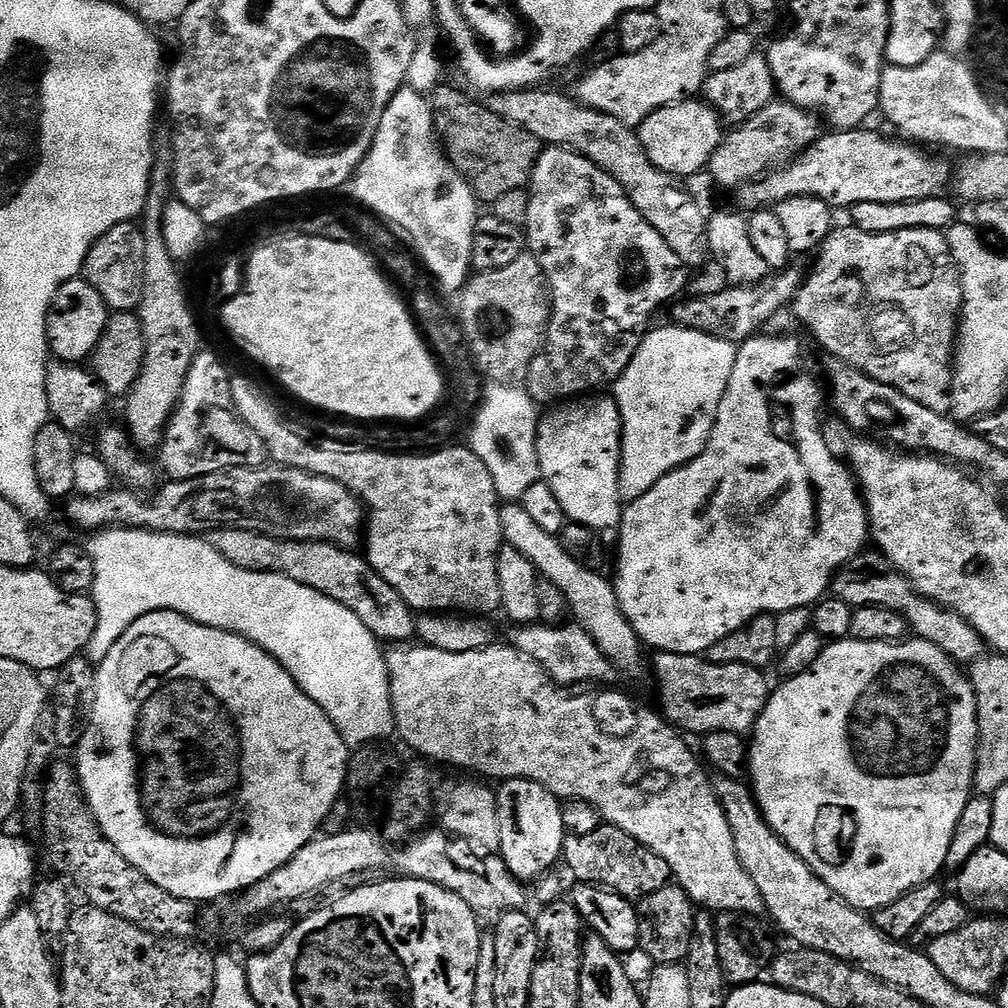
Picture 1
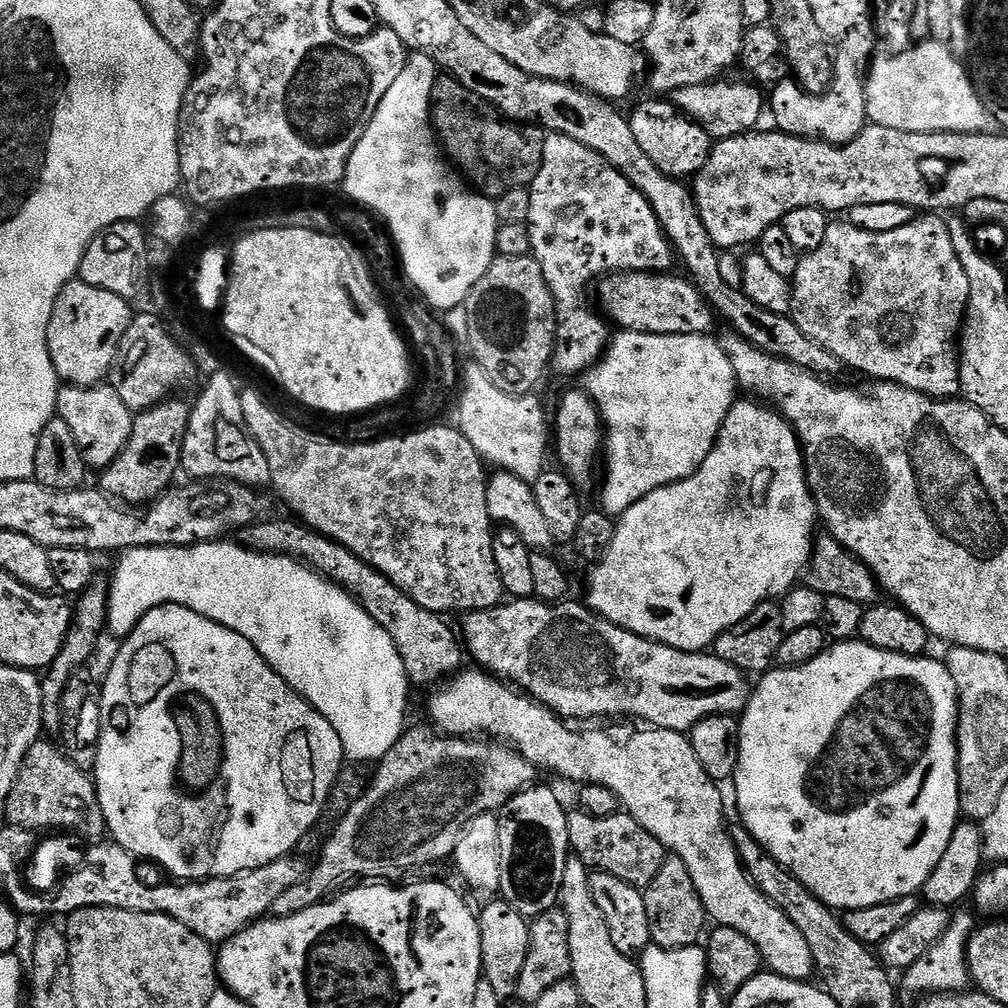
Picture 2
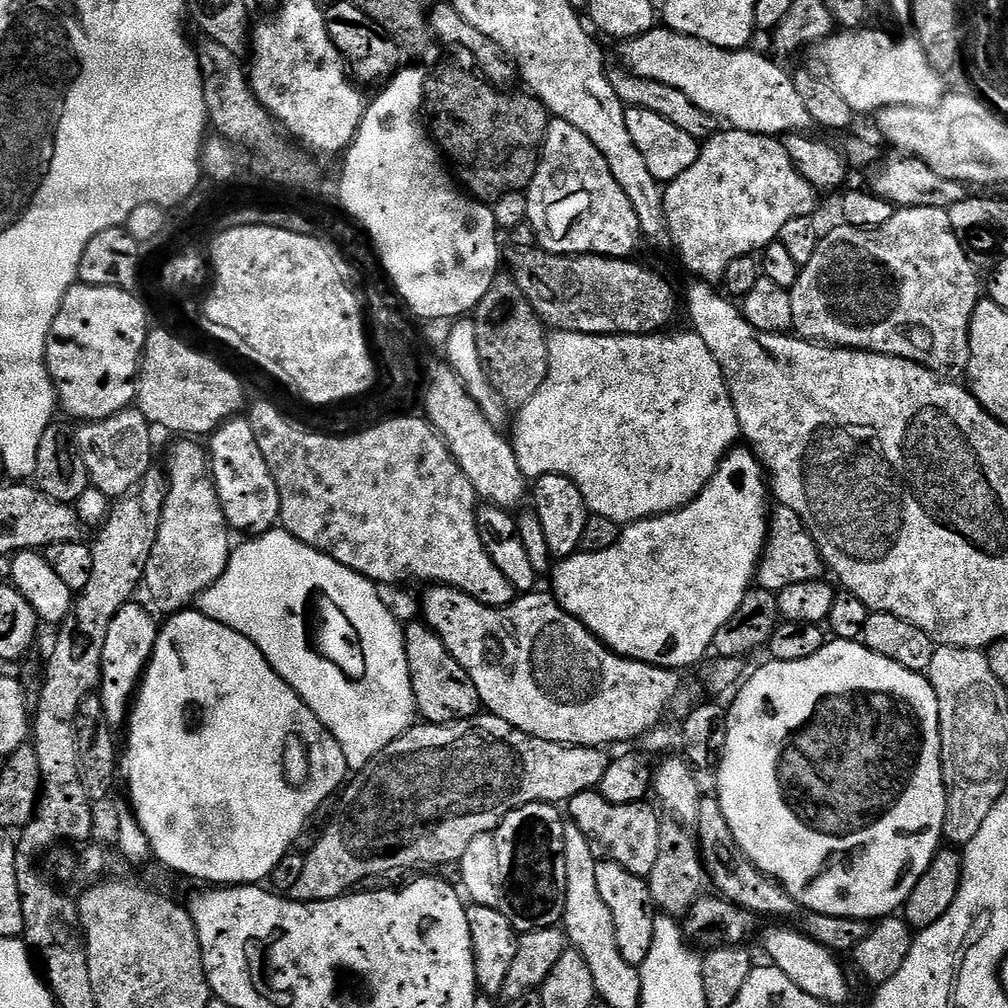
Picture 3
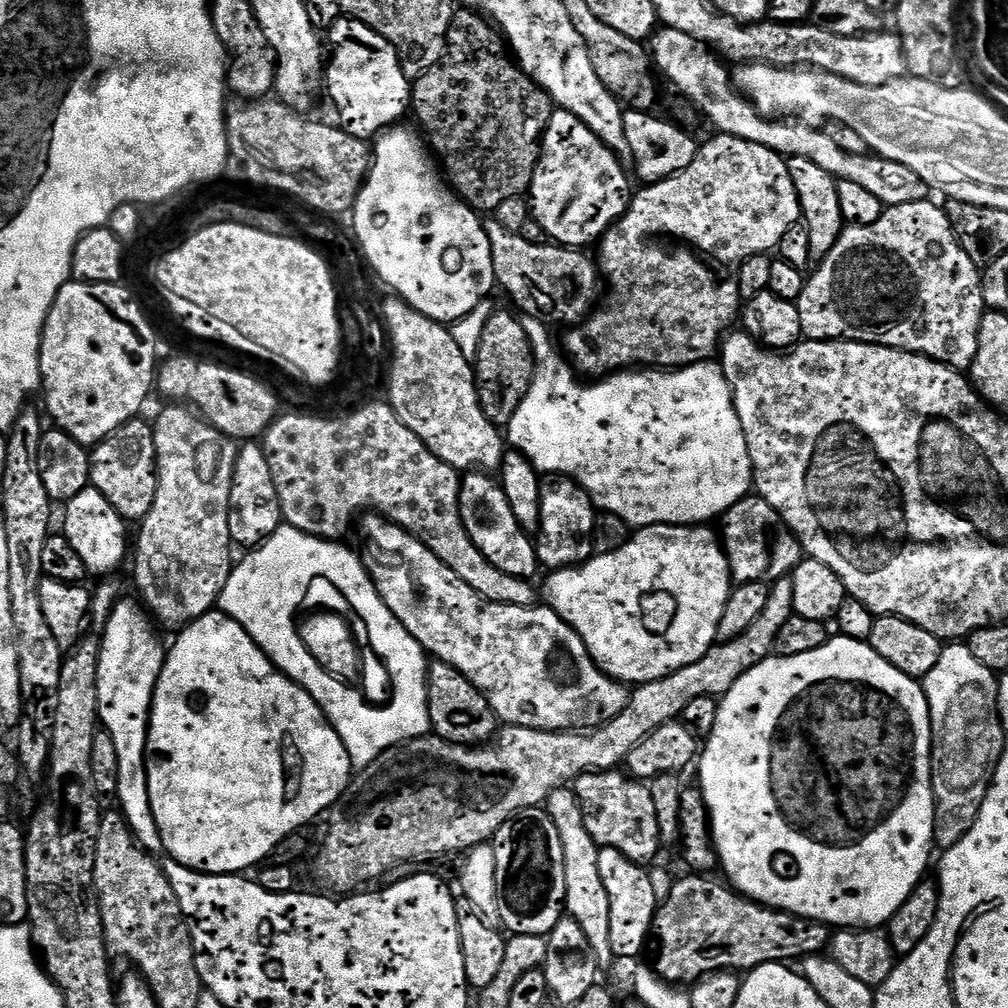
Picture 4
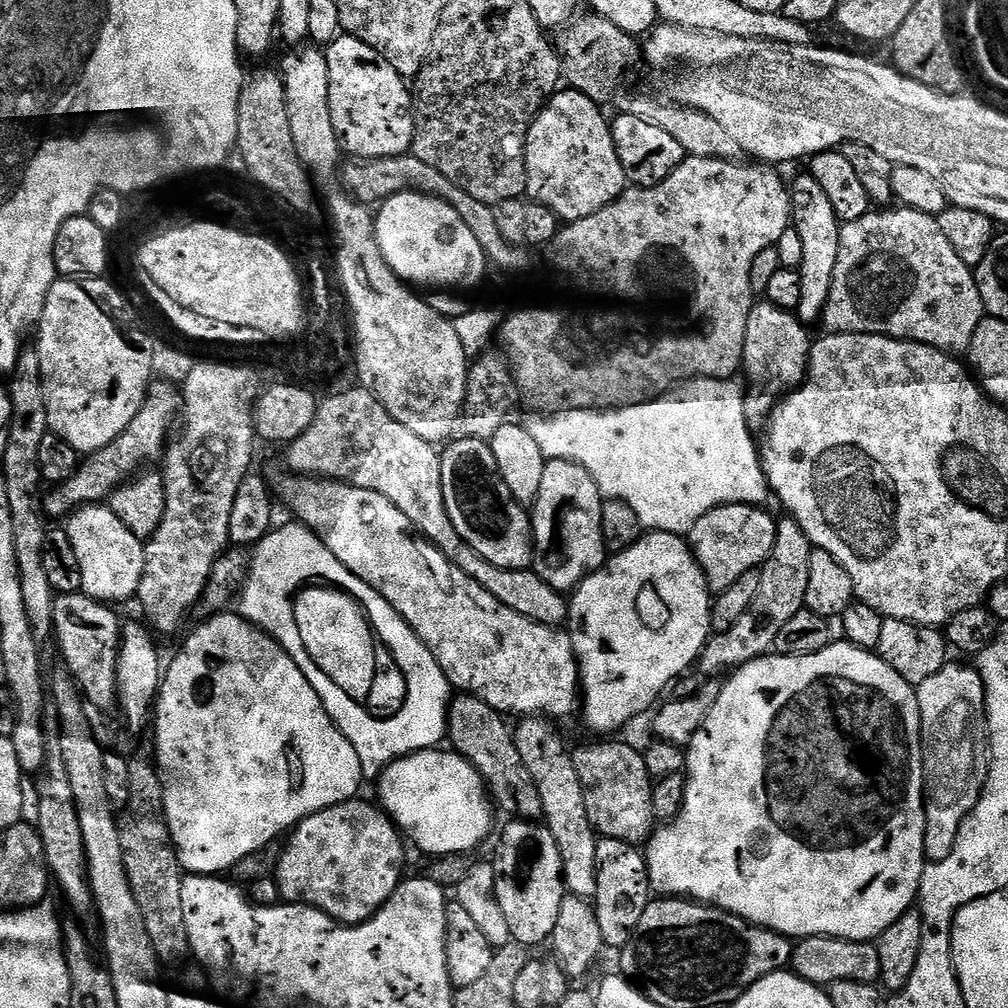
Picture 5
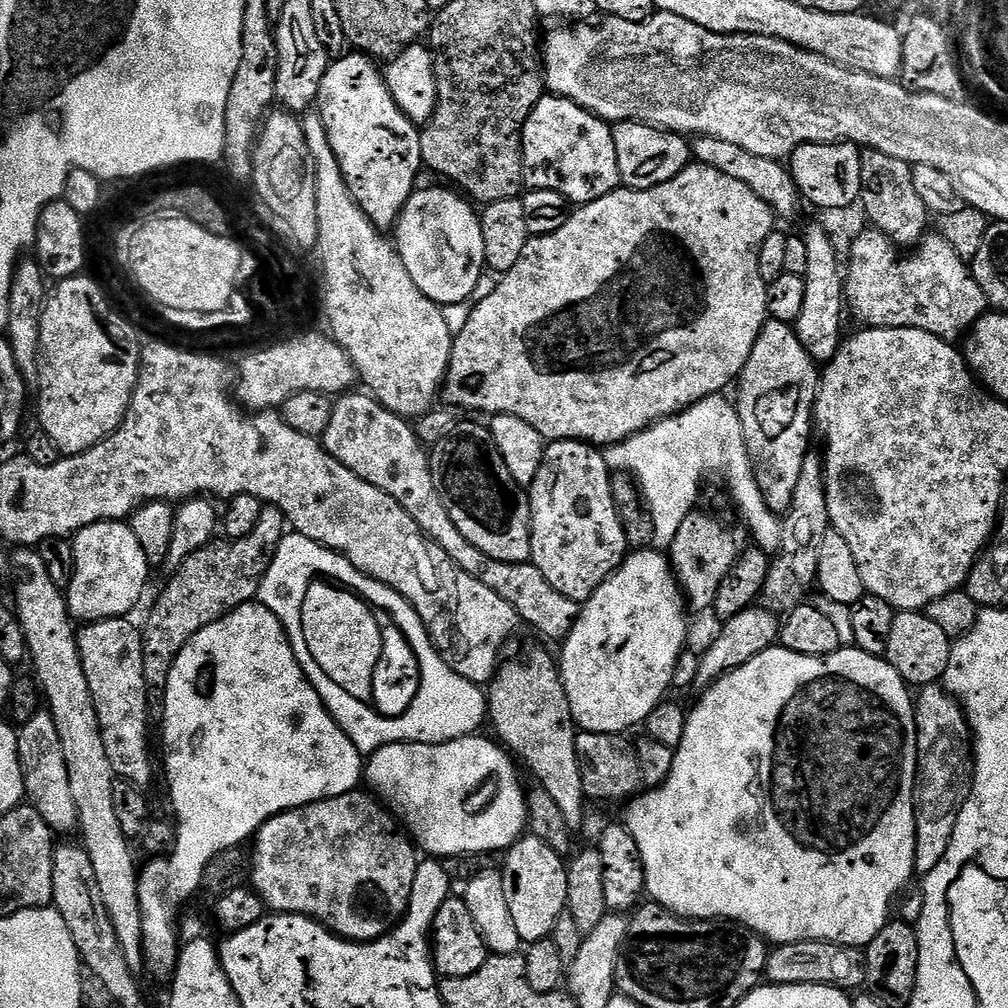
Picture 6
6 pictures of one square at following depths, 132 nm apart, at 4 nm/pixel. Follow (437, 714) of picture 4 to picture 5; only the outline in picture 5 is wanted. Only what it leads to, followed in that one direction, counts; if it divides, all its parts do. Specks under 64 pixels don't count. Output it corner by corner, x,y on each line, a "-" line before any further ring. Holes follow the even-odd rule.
460,694
448,706
447,739
452,739
451,747
460,756
465,756
476,767
490,793
504,812
513,812
513,817
536,822
544,815
542,794
538,794
538,786
534,786
534,778
530,770
526,770
526,762
522,762
522,754
518,754
516,737
513,729
503,715
495,712
485,700
477,696

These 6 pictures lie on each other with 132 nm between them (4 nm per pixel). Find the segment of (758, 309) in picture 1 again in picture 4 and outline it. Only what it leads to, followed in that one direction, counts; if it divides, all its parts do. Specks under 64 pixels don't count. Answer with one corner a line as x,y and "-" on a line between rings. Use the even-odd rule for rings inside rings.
495,218
489,219
485,223
484,229
490,238
490,254
494,262
496,283
501,289
504,287
512,295
513,302
517,304
515,307
523,315
533,316
552,326
555,324
575,326
592,315
602,296
602,273
597,261
593,257
591,260
587,256
589,254
587,251
565,248
555,242
543,244
526,242
526,238
521,236
519,232
506,230
506,226
502,226

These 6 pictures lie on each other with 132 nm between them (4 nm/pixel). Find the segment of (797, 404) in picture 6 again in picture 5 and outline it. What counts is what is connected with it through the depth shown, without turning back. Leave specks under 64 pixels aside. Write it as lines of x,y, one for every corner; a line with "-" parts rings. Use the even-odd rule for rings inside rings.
767,302
753,303
750,310
750,322
746,322
746,346
742,365
743,375
748,375
749,382
756,387
753,392
749,391
744,397
746,418
752,431
758,432
765,427
773,408
785,395
786,390
795,390
803,384
805,376
808,375
808,356
812,353
813,345
813,341
808,340
808,332
809,329
801,324
799,316

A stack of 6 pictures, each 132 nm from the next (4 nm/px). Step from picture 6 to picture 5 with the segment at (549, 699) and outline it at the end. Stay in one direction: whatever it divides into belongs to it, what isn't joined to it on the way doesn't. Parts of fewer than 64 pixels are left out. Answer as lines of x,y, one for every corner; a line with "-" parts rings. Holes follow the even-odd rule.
530,716
515,725
514,735
518,754
522,754
522,762
526,762
526,770
534,778
534,786
538,786
538,794
542,794
544,807
543,823
554,834
554,842
558,846
558,854
562,858
565,889
573,896
585,898
595,897
598,878
596,877
596,832
590,826
590,818
584,805
582,782
578,782
578,774
572,765
572,752
564,749
564,740
555,728
551,719
544,716

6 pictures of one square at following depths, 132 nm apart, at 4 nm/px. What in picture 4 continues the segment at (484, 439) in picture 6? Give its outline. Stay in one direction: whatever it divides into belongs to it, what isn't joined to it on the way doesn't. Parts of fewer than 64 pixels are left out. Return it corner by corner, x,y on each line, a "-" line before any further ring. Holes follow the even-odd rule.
468,470
460,477
460,493
458,494
462,526
466,526
466,534
486,554
486,558
502,574
510,574
519,580
531,581
538,569
536,545
533,537
518,526
518,518
514,518
514,510
510,510
510,502
506,502
506,494
502,494
502,486
495,475
484,470

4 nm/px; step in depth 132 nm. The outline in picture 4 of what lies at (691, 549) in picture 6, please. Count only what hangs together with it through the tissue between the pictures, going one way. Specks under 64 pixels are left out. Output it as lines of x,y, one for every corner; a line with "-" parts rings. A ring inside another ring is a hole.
758,494
743,496
737,504
730,506
719,524
718,535
736,584
785,579
801,562
802,549
798,538
788,529
778,510

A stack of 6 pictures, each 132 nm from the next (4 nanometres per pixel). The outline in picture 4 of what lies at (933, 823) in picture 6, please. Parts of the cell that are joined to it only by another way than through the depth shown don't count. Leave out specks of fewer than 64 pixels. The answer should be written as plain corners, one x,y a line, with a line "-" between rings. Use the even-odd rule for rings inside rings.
952,642
942,650
934,670
922,677
922,687
926,694
932,727
932,789
936,803
934,844
937,849
947,850
962,842
970,826
974,826
978,810
982,810
982,802
992,784
994,766
1006,750
1006,730
1000,721
998,706
1000,682
997,673
982,666
982,662
978,662
978,658
970,654
967,643

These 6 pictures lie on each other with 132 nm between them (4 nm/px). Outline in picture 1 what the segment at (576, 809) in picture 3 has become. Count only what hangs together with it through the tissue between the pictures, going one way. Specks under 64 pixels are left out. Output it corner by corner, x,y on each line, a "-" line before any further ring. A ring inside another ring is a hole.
601,823
600,828
591,831
590,834
565,835
562,864
572,871
573,881
581,884
598,884
633,902
644,900
650,894
654,894
654,890
662,890
673,879
670,866
666,858
662,858
662,854
654,854
650,846
638,842
638,838
626,834
626,830
618,830
612,824
606,823

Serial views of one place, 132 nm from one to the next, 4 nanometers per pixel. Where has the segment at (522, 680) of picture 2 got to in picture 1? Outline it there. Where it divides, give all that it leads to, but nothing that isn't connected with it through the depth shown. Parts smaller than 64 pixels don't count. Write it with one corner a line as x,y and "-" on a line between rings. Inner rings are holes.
565,622
558,625
541,624
526,624
515,629
512,640
510,639
511,647
516,648
522,654
526,654
545,668
553,682
561,686
572,686
568,684
592,684
588,686
596,686
599,680
608,680
614,673
614,665
608,660
606,654
602,652
600,647
596,645
594,638
585,628
581,628
575,622
-
656,652
654,658
656,680
660,683
659,711
669,724
685,733
707,734
718,730
751,733
762,710
768,705
770,687
765,673
759,668
711,664
703,655
673,652

